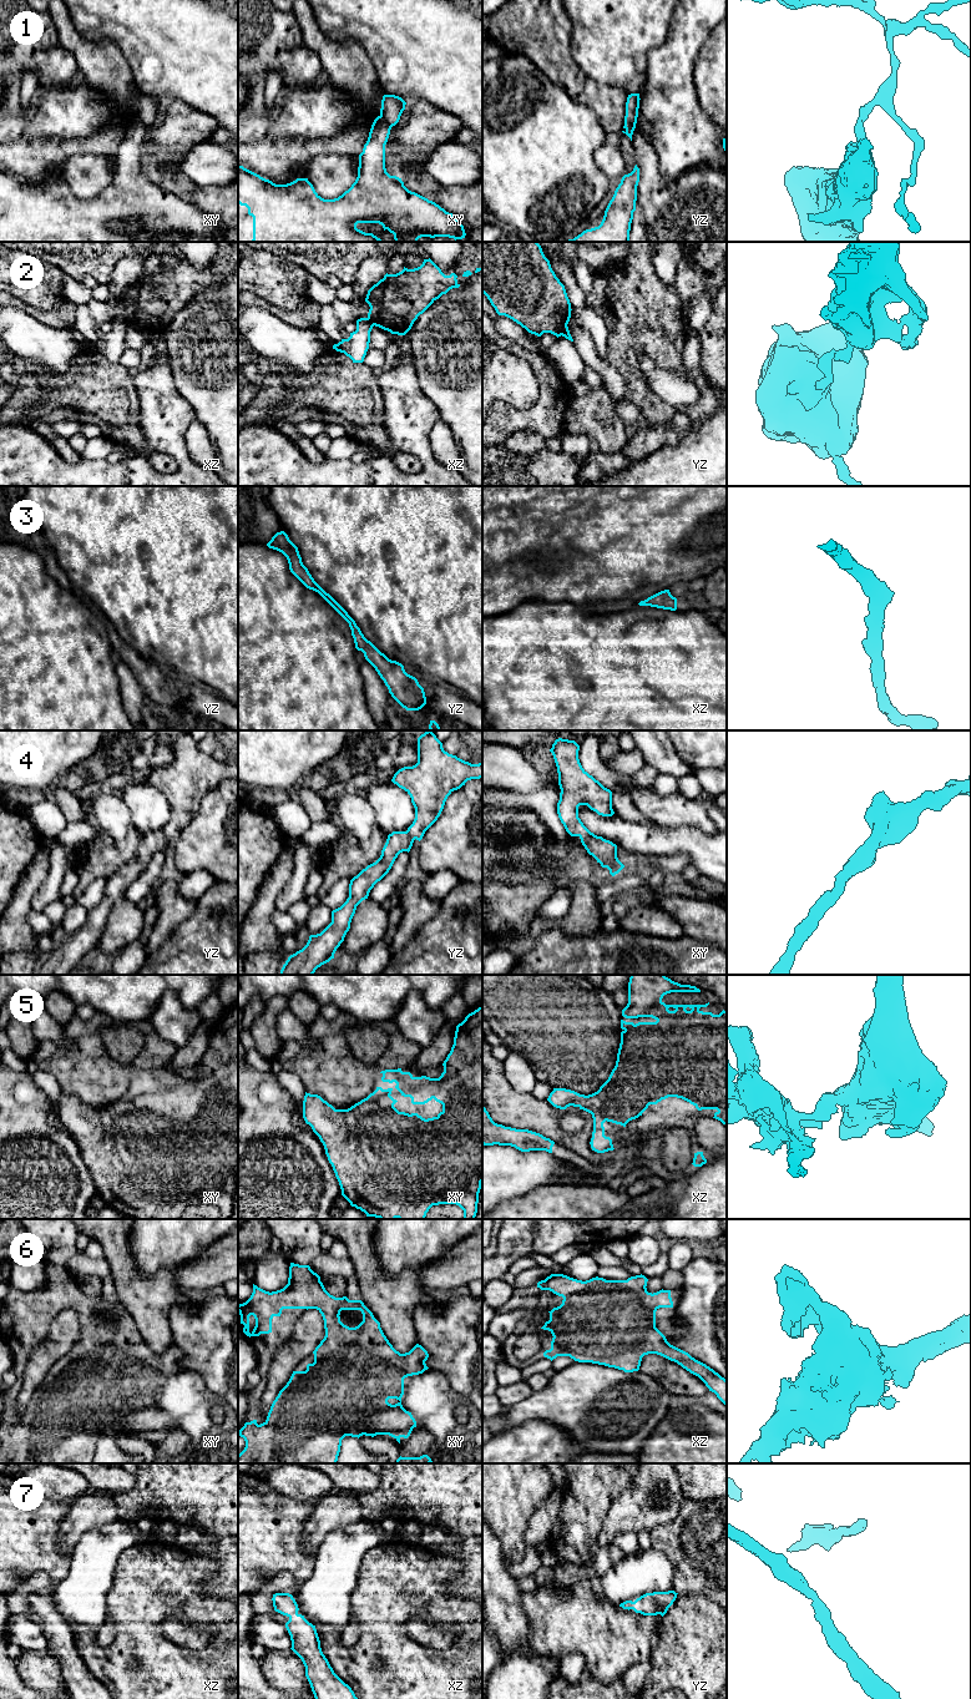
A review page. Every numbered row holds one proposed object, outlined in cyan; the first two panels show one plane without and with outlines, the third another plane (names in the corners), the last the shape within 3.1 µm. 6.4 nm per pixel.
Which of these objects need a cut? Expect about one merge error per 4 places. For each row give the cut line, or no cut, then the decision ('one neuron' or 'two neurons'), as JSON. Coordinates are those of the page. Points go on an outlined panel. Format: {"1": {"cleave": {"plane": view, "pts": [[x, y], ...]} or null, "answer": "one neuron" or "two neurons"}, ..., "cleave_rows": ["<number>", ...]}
{"1": {"cleave": {"plane": "xy", "pts": [[379, 116], [392, 126]]}, "answer": "two neurons"}, "2": {"cleave": {"plane": "xz", "pts": [[367, 318], [373, 325]]}, "answer": "two neurons"}, "3": {"cleave": null, "answer": "one neuron"}, "4": {"cleave": null, "answer": "one neuron"}, "5": {"cleave": null, "answer": "one neuron"}, "6": {"cleave": null, "answer": "one neuron"}, "7": {"cleave": null, "answer": "one neuron"}, "cleave_rows": ["1", "2"]}

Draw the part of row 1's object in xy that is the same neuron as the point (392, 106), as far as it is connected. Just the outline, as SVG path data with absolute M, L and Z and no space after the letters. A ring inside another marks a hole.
M384 95L381 100L380 117L388 121L393 127L395 126L403 111L405 110L406 102L395 95Z

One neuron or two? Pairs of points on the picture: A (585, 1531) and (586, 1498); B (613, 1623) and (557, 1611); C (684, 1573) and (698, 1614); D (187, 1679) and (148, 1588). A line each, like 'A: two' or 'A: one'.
A: one
B: one
C: two
D: one

